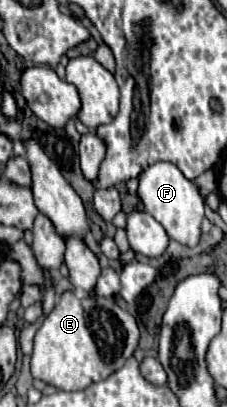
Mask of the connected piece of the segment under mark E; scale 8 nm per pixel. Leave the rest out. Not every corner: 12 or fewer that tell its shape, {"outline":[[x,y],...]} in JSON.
{"outline":[[61,295],[35,335],[31,373],[81,391],[137,349],[113,299]]}

